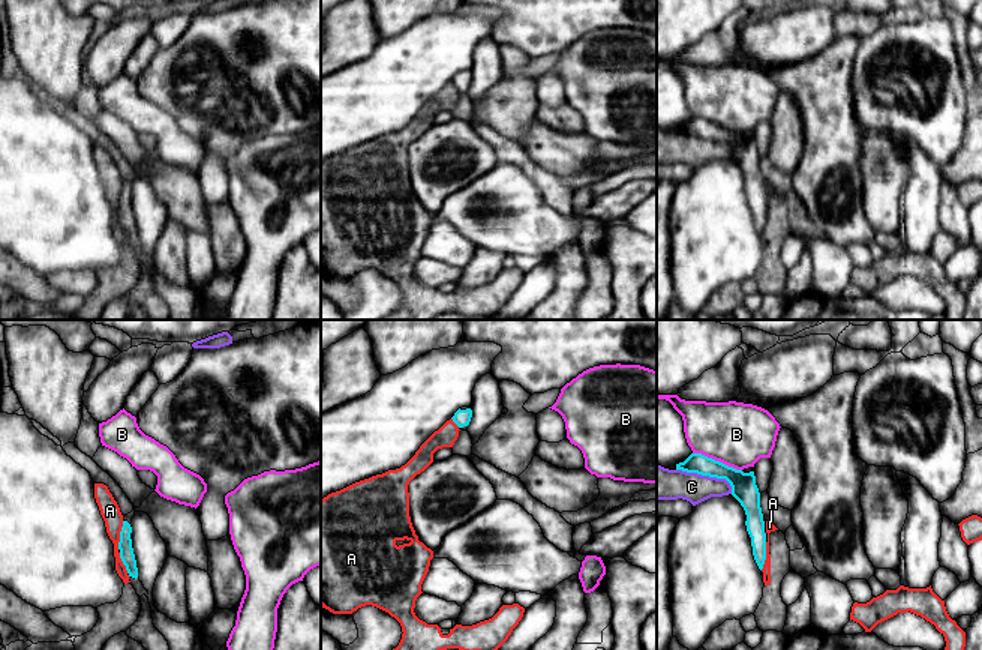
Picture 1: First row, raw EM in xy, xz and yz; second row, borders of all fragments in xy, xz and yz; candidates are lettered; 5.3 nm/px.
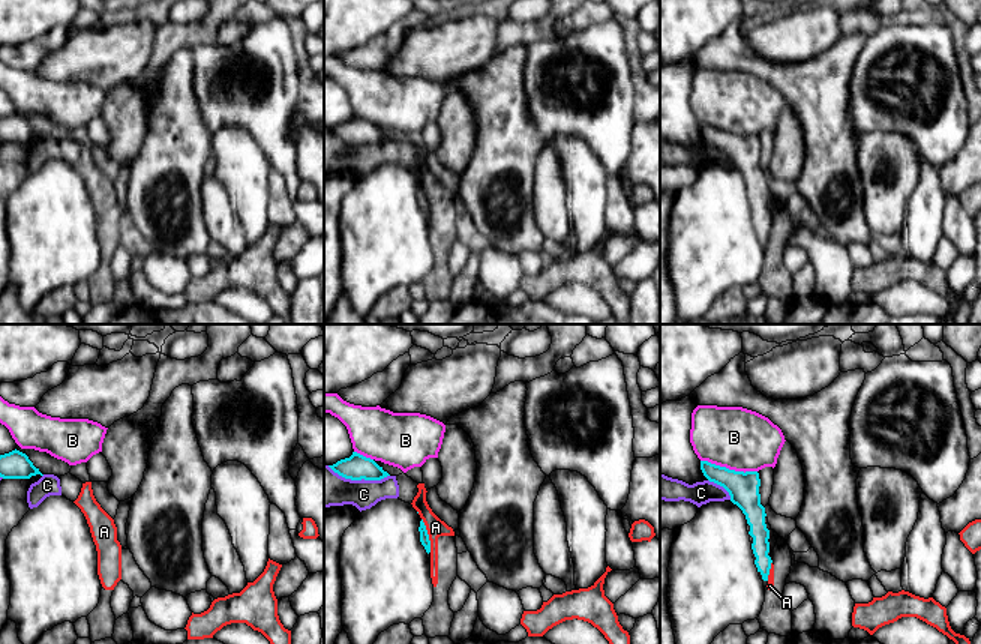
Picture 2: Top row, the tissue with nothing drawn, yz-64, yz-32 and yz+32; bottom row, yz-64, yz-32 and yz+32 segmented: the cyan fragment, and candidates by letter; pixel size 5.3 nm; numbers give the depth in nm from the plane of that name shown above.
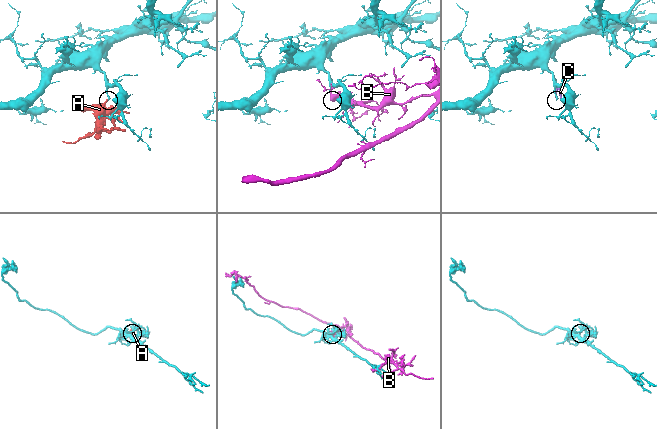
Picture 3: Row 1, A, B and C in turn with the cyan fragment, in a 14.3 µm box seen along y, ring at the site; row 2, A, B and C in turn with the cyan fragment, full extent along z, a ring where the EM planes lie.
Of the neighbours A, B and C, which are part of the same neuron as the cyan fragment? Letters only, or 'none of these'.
none of these

